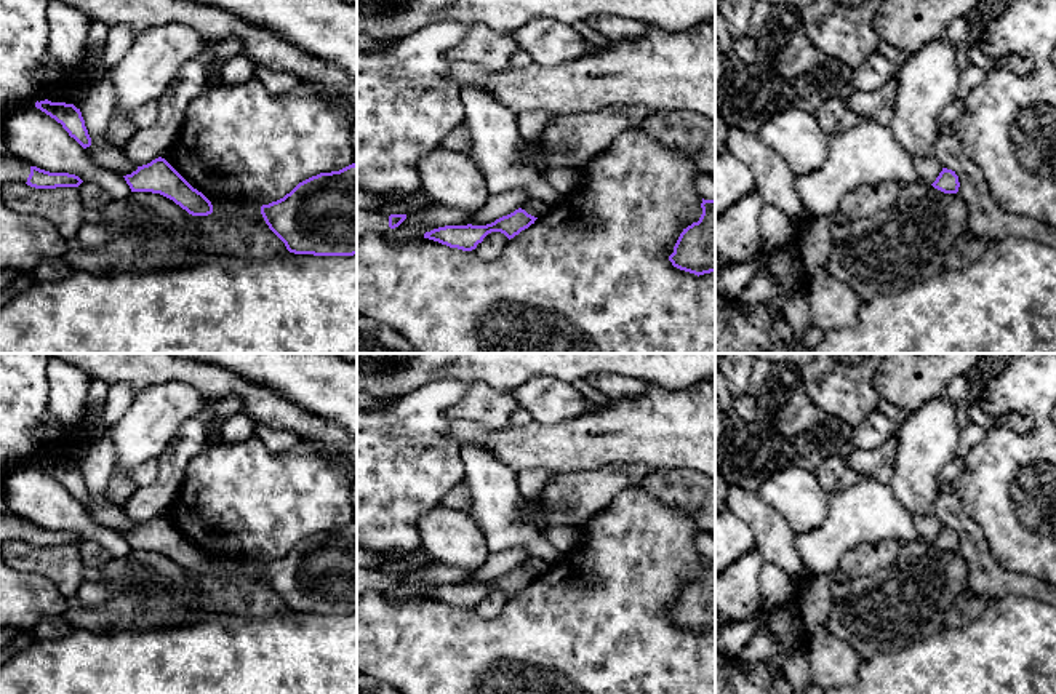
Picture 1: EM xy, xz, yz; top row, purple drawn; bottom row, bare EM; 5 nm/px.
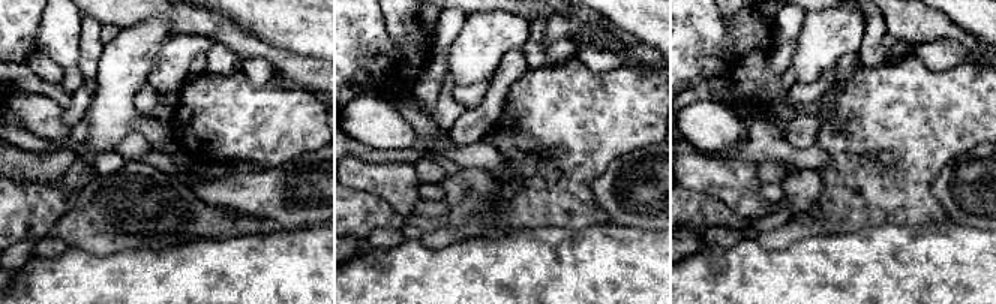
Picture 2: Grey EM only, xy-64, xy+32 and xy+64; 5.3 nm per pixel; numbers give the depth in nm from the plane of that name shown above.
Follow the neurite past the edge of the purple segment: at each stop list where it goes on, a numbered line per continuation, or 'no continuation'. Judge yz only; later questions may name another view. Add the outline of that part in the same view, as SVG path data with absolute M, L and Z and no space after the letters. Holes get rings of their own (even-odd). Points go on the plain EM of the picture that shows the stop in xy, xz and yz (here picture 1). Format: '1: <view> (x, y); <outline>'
no continuation

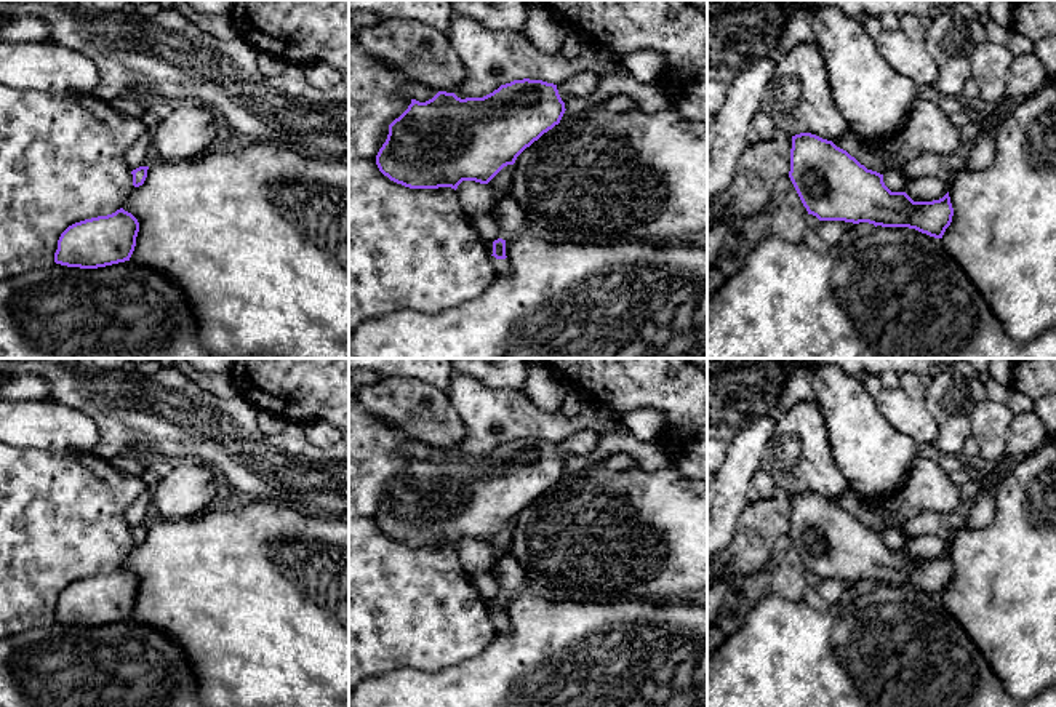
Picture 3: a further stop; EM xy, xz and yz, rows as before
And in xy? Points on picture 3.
no continuation

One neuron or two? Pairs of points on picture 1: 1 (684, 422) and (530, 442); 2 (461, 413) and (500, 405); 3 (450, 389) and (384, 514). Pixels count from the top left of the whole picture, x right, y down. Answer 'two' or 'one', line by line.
1: one
2: one
3: one

